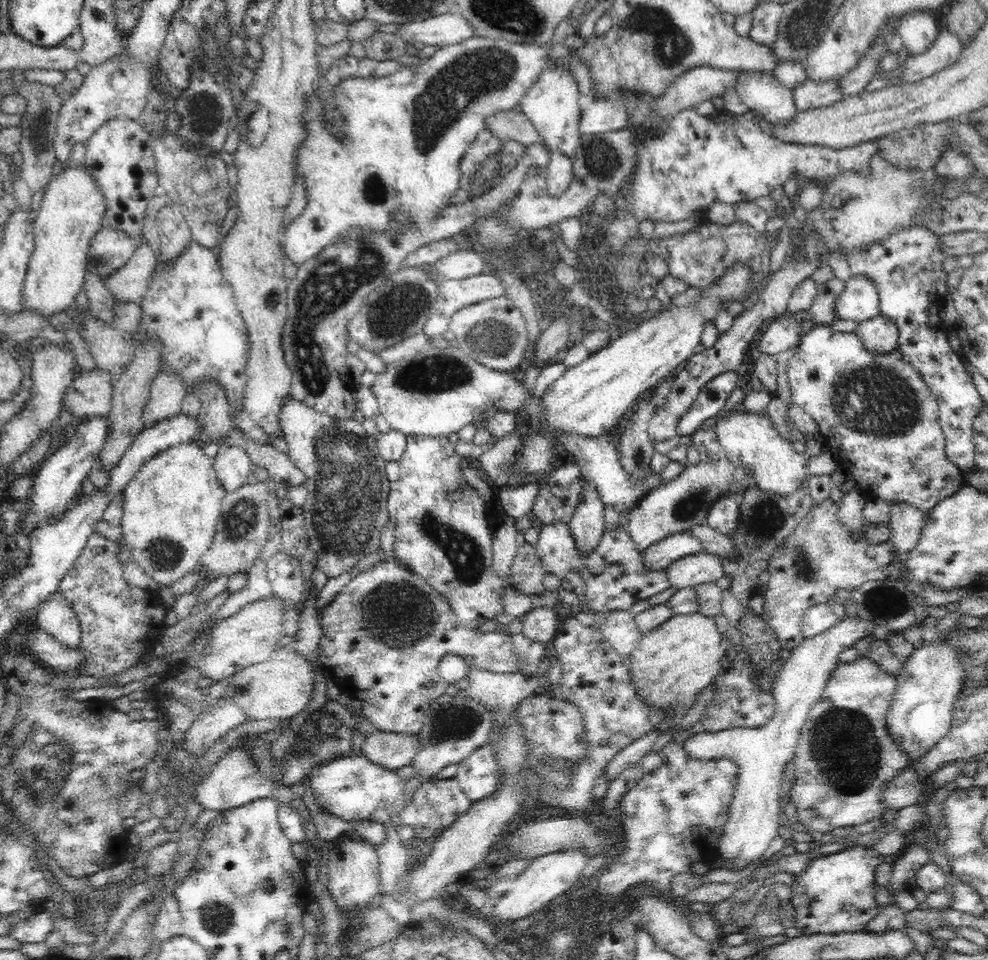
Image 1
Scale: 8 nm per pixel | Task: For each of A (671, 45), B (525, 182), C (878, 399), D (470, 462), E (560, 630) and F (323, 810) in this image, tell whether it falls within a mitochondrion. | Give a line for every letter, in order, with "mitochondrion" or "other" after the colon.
A: mitochondrion
B: other
C: mitochondrion
D: other
E: other
F: other

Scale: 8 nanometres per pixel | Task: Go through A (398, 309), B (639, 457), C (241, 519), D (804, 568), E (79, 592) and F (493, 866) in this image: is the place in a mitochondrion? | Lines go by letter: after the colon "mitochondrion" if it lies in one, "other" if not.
A: mitochondrion
B: mitochondrion
C: mitochondrion
D: mitochondrion
E: other
F: other

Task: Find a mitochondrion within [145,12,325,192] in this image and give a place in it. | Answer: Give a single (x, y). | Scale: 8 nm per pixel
(202, 114)

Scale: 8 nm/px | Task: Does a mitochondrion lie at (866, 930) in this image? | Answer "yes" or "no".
no

